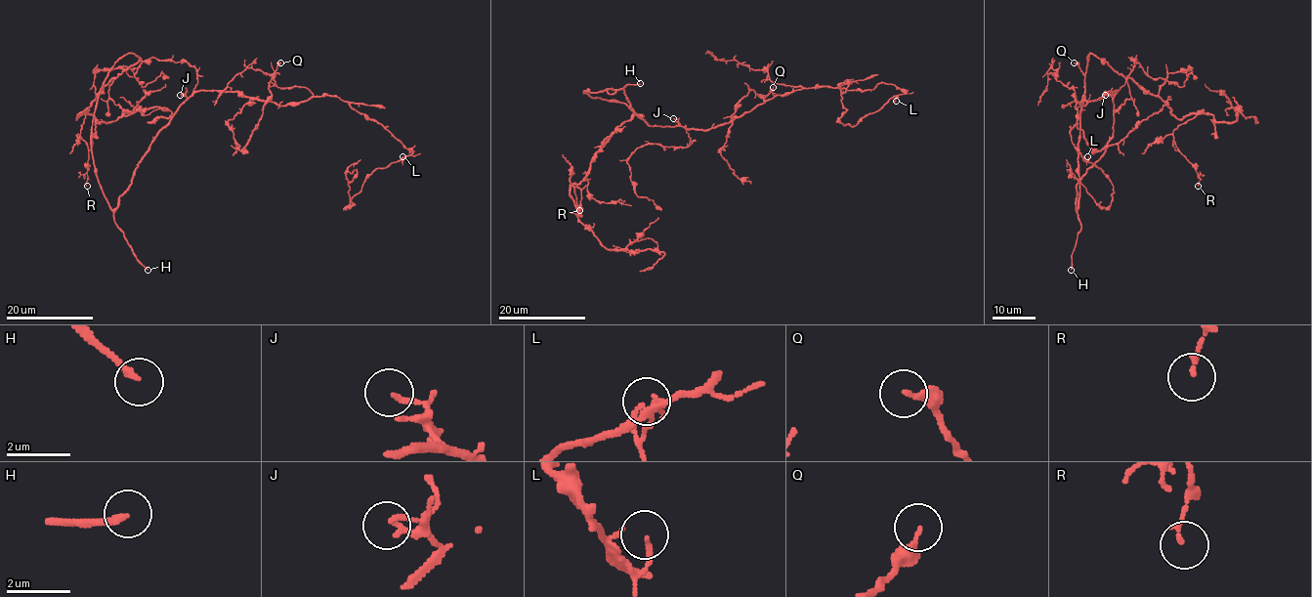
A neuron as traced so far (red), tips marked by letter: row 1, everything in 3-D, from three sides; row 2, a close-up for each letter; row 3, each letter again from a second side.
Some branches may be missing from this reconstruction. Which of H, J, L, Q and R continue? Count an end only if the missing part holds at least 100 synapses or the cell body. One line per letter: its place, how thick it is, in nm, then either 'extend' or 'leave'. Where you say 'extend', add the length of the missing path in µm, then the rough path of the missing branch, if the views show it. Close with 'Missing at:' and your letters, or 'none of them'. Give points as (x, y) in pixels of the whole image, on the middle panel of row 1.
H: at (640, 83); 200 nm thick; extend; about 70 µm are missing; missing branch runs (640, 83), (674, 66), (684, 55), (682, 46), (666, 31), (655, 24), (606, 23), (590, 33), (586, 43)
J: at (673, 118); 90 nm thick; leave
L: at (896, 101); 140 nm thick; leave
Q: at (773, 87); 280 nm thick; leave
R: at (579, 210); 150 nm thick; leave
Missing at: H

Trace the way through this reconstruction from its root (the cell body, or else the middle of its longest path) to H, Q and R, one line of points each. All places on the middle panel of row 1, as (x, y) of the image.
H: (628, 102), (623, 90), (607, 91), (612, 94), (626, 84), (640, 83)
Q: (628, 102), (652, 126), (709, 130), (752, 110), (773, 87)
R: (628, 102), (623, 90), (583, 91), (633, 116), (571, 186), (579, 210)

